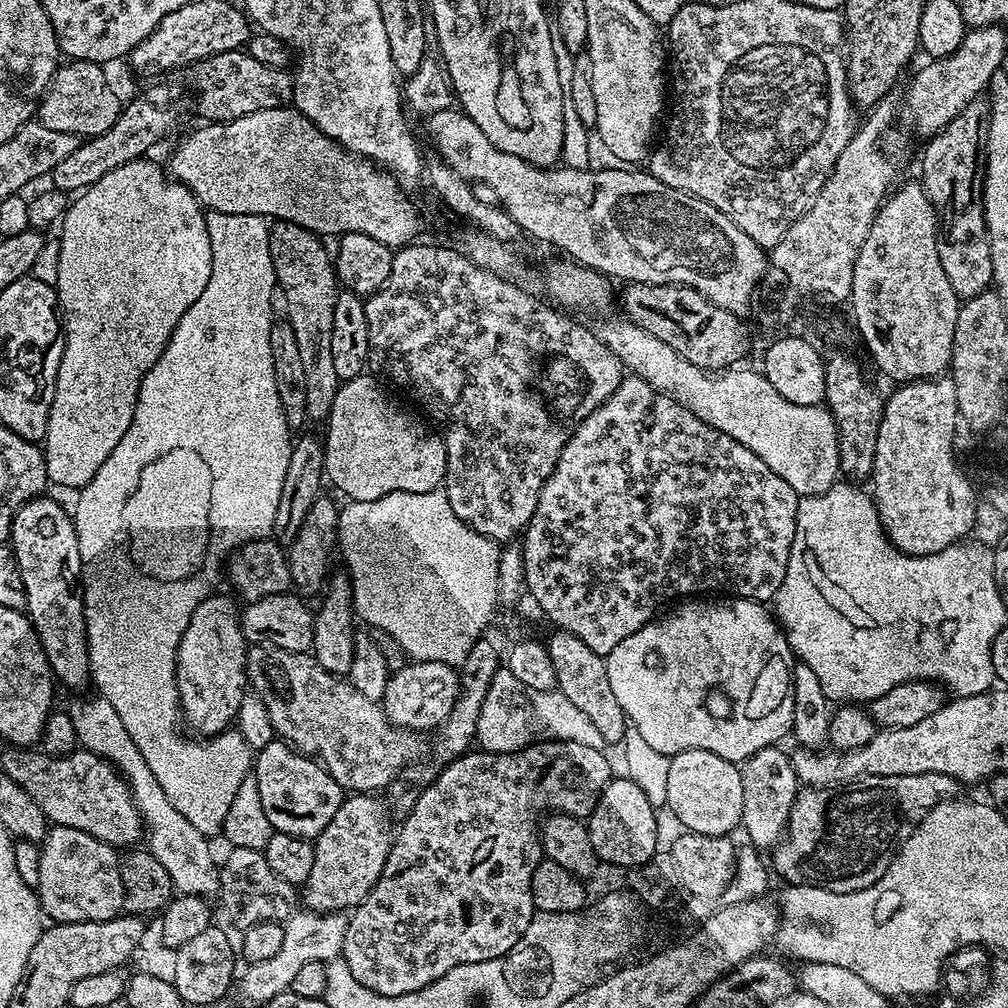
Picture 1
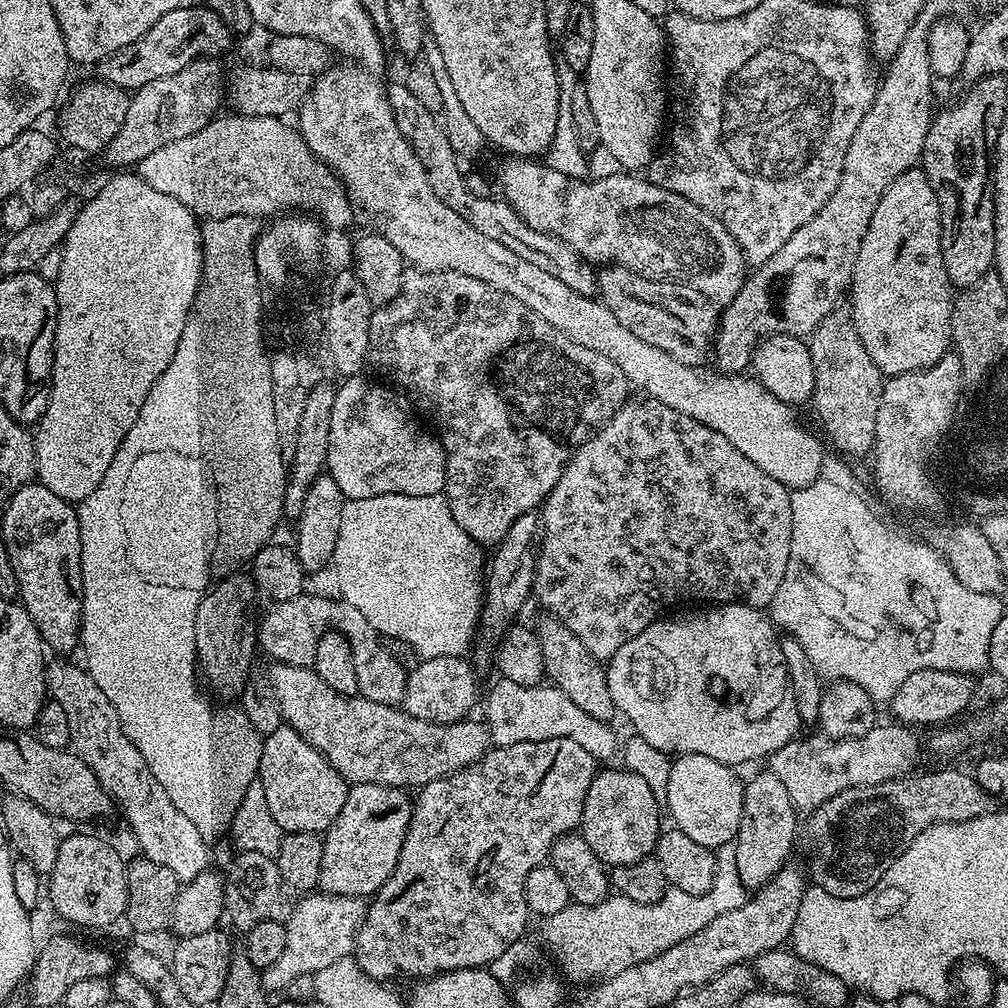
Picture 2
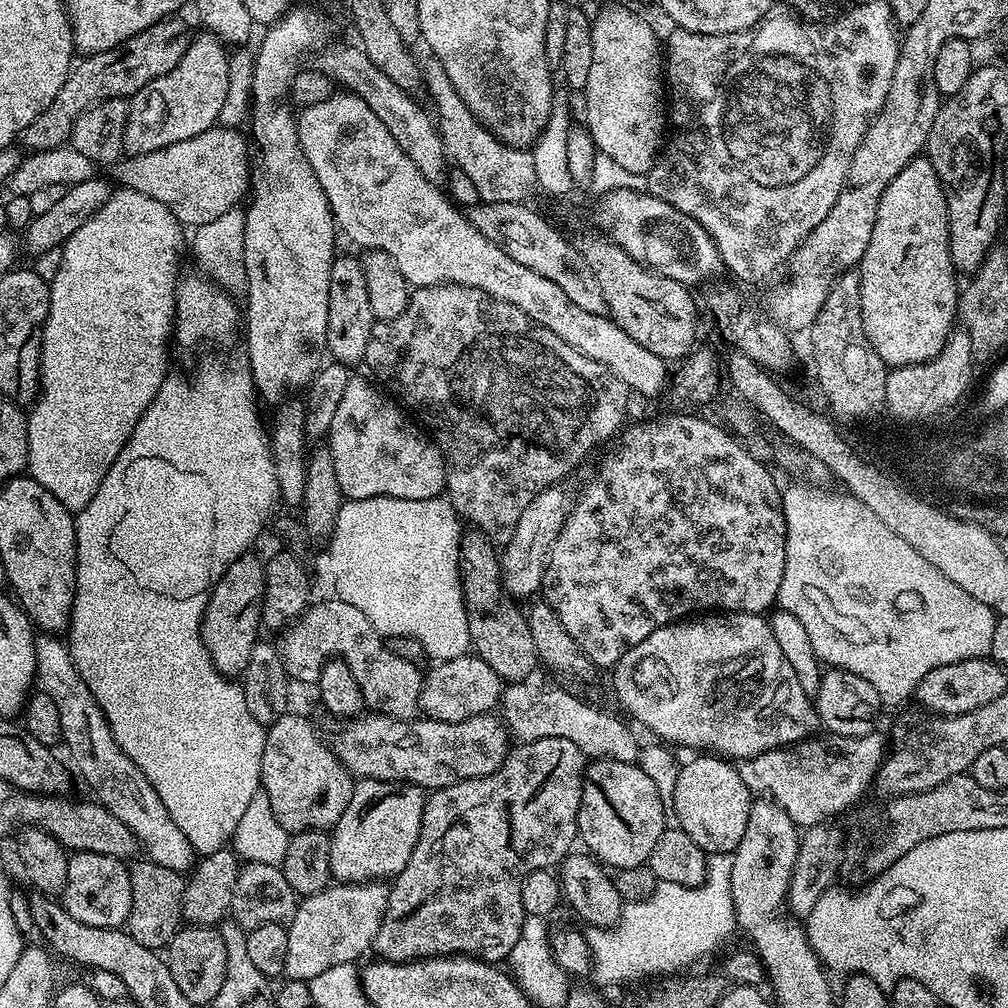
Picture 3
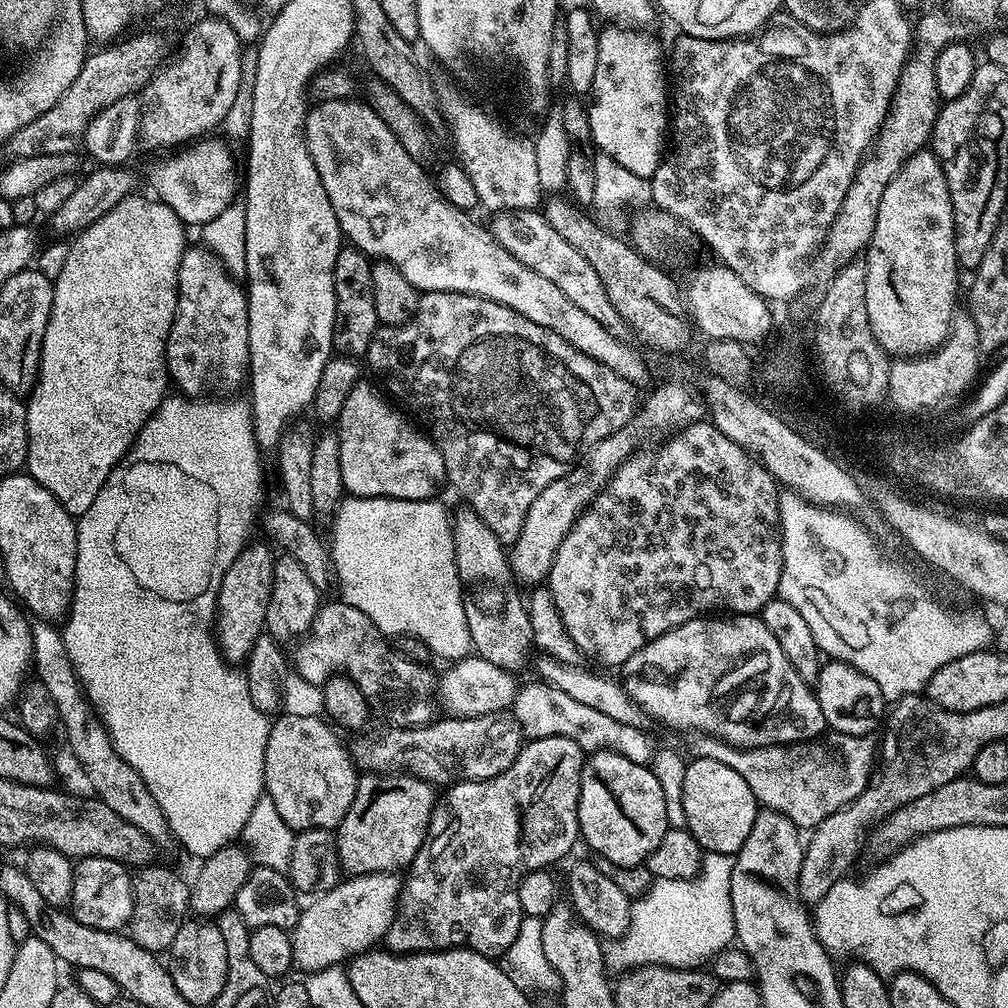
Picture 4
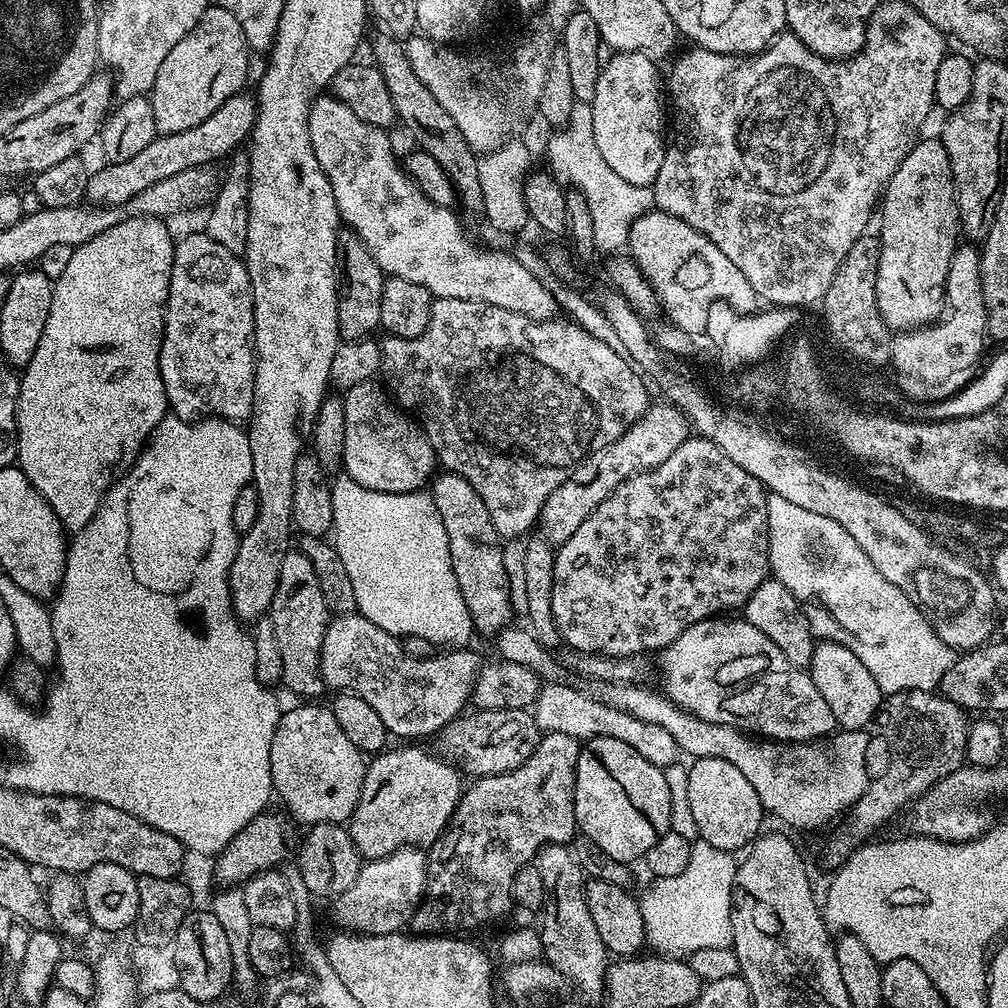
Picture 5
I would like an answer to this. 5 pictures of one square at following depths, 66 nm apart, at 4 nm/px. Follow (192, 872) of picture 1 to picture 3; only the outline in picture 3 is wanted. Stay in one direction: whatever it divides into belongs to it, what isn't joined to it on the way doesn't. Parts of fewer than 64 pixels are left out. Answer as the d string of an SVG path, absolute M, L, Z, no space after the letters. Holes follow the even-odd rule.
M37 635L35 683L39 691L50 694L54 706L58 706L63 747L68 747L81 778L92 787L91 795L103 808L110 810L118 822L130 826L141 845L148 844L147 859L175 872L187 873L197 863L198 853L190 846L186 834L178 830L178 822L174 822L170 810L166 810L162 798L158 798L158 790L154 790L146 774L142 774L140 767L118 746L104 711L90 692L90 686L86 686L82 674L78 674L78 666L74 666L67 643L59 635Z

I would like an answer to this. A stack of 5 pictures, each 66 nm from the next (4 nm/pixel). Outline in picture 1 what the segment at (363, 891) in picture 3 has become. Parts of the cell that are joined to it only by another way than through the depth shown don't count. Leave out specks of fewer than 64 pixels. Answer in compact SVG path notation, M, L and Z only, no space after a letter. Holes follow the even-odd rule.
M307 910L293 911L284 924L282 947L274 958L266 958L266 962L247 965L238 980L240 992L248 1004L263 1006L267 1000L278 994L289 991L297 977L298 970L310 962L327 965L328 961L335 960L343 953L344 939L348 916L339 912L310 912Z

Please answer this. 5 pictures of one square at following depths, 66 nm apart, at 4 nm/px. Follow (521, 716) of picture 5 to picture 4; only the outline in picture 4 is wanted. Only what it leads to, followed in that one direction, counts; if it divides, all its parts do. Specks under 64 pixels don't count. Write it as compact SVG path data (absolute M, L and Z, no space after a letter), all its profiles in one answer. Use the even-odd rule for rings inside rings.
M511 711L491 712L481 716L452 716L448 720L433 719L430 724L419 724L417 728L389 727L384 736L384 744L376 744L364 760L374 772L401 772L409 770L421 780L427 780L434 786L451 786L462 780L489 780L502 774L518 758L526 743L522 726Z

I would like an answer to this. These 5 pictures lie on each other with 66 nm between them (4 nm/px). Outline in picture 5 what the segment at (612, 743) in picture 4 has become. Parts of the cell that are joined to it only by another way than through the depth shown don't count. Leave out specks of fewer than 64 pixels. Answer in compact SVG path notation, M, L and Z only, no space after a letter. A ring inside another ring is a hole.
M566 682L545 683L536 695L534 715L541 733L570 734L581 742L593 740L596 736L618 738L618 742L626 742L626 746L638 750L638 754L642 754L642 758L646 758L646 762L654 766L665 769L668 765L677 763L678 749L674 738L670 738L670 734L666 734L662 726L638 722L638 718L617 708L611 708L587 691L579 692L578 689L570 688L567 684Z

